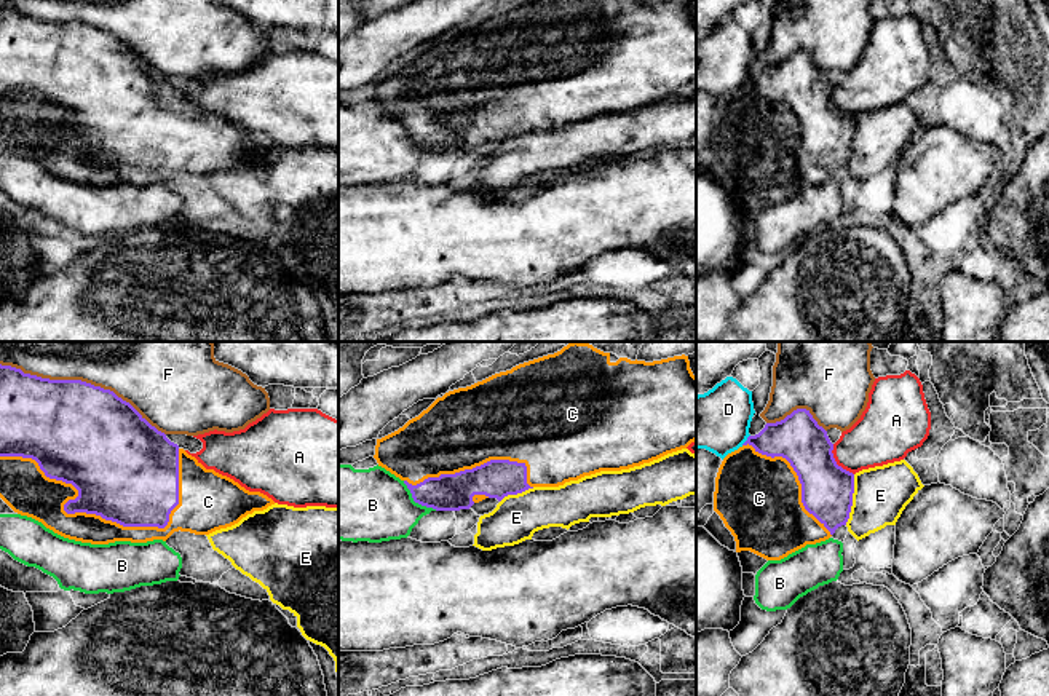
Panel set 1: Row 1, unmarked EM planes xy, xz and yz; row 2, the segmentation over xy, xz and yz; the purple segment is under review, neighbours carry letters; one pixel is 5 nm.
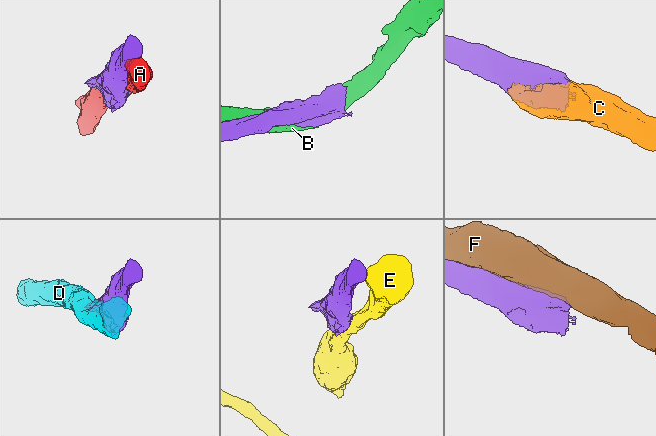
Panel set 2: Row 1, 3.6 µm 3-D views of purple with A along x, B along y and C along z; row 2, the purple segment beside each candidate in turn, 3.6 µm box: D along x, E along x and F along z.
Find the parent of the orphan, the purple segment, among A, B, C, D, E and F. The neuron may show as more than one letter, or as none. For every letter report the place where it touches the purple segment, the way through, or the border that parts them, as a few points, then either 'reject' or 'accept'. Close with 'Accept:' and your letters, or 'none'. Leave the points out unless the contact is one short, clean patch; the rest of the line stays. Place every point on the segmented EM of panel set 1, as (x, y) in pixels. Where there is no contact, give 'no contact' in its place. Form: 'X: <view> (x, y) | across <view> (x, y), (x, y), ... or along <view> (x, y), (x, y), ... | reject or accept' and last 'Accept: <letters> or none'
A: yz (835, 462) | reject
B: xz (415, 502) | reject
C: xy (75, 511) | accept
D: yz (748, 439) | along yz (749, 434), (741, 444) | reject
E: yz (851, 500) | reject
F: xy (83, 382) | reject
Accept: C

